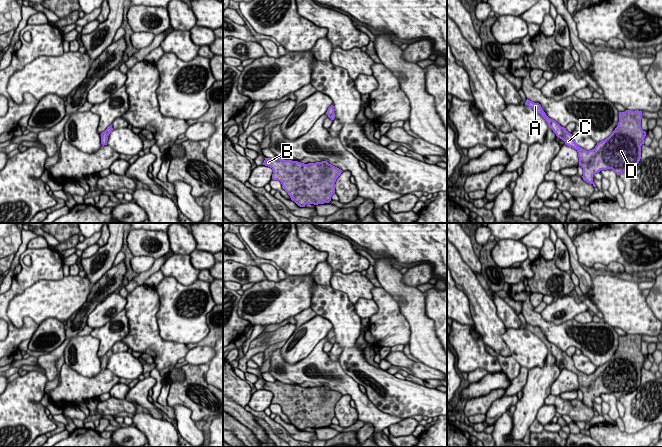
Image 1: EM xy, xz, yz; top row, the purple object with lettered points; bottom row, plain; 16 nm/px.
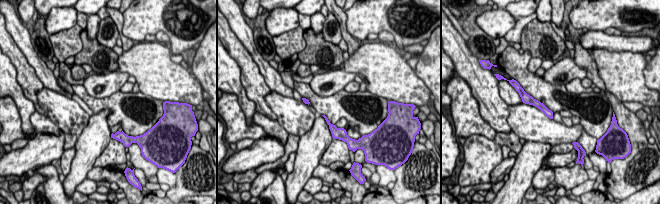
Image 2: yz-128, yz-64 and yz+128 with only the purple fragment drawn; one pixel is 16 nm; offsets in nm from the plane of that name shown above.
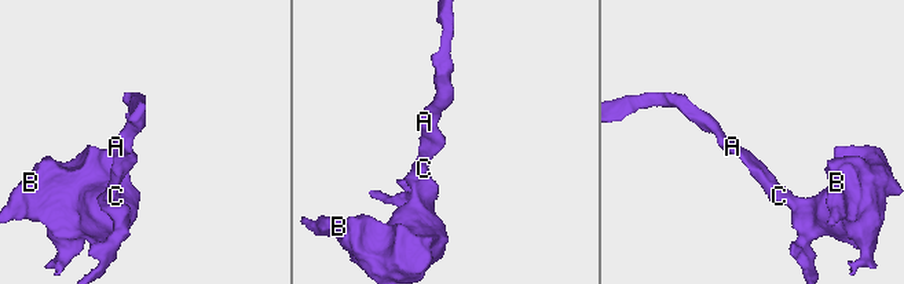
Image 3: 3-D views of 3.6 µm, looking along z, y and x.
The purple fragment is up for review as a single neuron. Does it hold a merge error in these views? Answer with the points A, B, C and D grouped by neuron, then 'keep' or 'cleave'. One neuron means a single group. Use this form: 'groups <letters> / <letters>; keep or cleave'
groups A B C D; keep

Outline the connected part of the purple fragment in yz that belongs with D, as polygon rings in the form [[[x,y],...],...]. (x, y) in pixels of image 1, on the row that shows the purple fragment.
[[[527,99],[525,105],[540,113],[556,136],[578,152],[579,166],[583,168],[582,178],[594,187],[595,173],[612,169],[620,175],[635,167],[641,159],[641,146],[646,136],[646,132],[641,128],[642,111],[619,112],[619,122],[612,134],[598,142],[594,149],[587,151],[575,143],[572,134],[566,128],[549,118],[539,103]]]

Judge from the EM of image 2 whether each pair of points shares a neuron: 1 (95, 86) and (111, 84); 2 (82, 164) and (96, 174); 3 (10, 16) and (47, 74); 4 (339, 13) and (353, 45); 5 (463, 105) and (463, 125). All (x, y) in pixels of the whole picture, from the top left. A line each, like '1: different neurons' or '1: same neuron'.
1: same neuron
2: different neurons
3: same neuron
4: same neuron
5: same neuron

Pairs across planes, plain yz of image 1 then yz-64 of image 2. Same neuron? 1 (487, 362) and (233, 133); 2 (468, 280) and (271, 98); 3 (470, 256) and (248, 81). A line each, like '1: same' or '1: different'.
1: same
2: different
3: different

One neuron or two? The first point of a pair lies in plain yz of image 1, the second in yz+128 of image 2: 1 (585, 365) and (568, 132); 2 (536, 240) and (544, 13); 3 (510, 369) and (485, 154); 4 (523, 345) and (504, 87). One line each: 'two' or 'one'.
1: two
2: two
3: one
4: two

